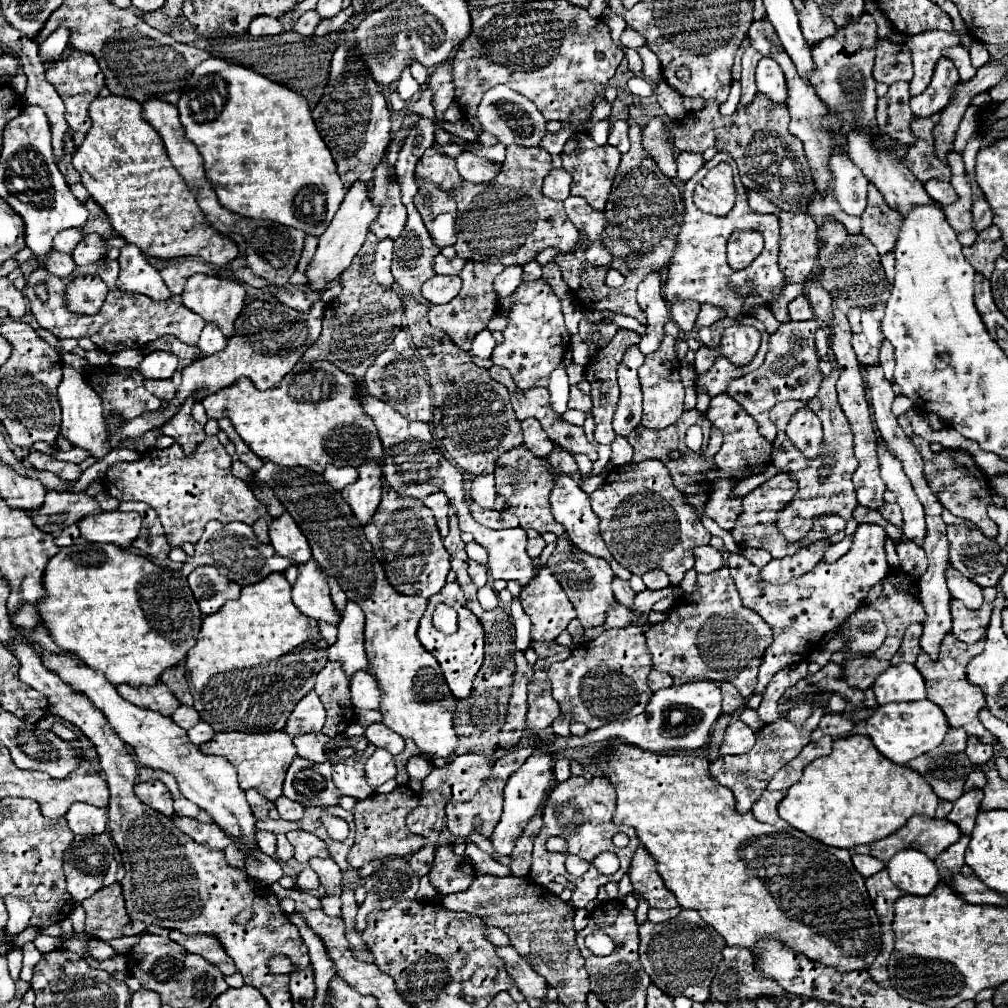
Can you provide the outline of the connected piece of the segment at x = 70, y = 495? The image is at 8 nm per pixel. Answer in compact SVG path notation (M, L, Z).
M48 492L44 506L32 514L32 520L42 532L58 536L66 526L100 512L98 502L86 492Z

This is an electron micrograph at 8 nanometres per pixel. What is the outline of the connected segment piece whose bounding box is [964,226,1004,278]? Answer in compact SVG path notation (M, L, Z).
M990 226L988 230L980 232L974 246L964 248L966 260L984 278L990 278L990 274L994 270L994 262L1002 252L1004 252L1004 244L1000 240L1000 232L998 232L996 226Z

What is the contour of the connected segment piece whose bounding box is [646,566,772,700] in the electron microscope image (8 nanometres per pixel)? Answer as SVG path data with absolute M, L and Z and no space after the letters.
M726 566L710 574L698 574L696 590L682 594L664 622L646 630L646 642L654 670L668 672L678 682L714 680L732 682L742 698L750 698L756 686L762 654L772 642L770 626L752 610L744 608Z

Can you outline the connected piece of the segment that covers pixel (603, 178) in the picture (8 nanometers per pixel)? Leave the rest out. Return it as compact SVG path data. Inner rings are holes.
M576 132L566 144L560 154L562 166L572 174L572 190L570 194L582 196L594 210L604 210L612 180L616 176L620 164L620 152L614 146L598 146L588 132Z

